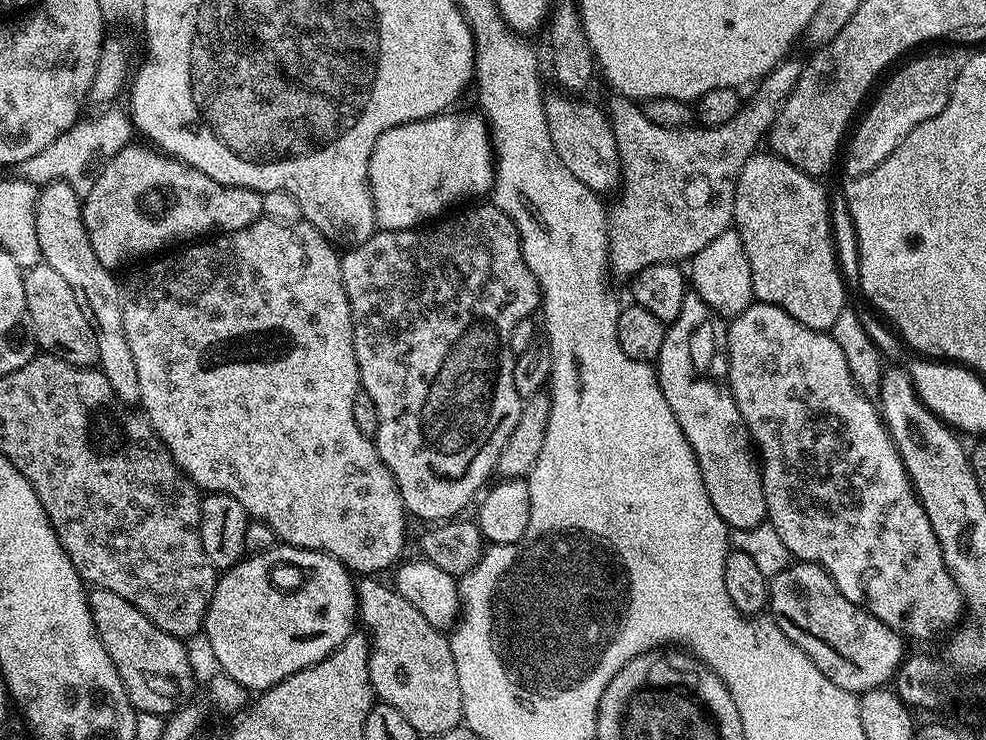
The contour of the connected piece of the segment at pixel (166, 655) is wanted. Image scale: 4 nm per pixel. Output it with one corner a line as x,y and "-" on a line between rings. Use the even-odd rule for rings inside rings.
92,588
88,592
88,609
106,654
122,678
122,686
137,712
149,712
163,717
176,712
188,699
192,688
192,664
188,661
185,641
162,630
142,610
130,606
126,598
110,594
110,590

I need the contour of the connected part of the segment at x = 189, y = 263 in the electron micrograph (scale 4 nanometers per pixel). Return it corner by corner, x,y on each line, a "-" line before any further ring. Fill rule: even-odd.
258,219
250,226
246,226
237,232
216,234
211,238
204,238
199,242
189,243
177,251
181,252
176,257
164,256
168,254
157,255
147,262
141,263
139,265
141,268
128,281
123,281
122,295
120,298
122,330
126,332
126,343
130,346
130,354
134,356
134,370
138,372
138,390
140,391
139,407
142,409
143,415
146,417
148,423
152,425
153,430
158,434
158,438
166,446
168,453
172,455
174,463
192,479
192,483
196,485
197,489
203,490
205,493
225,492
226,494
230,494
230,498
238,498
238,502
242,502
242,506
248,511
249,517
252,520
261,520
263,524
270,526
270,530
274,530
277,541
285,544
293,544
295,548
309,548
315,552
330,554
335,560
341,560
345,568
356,574
359,574
359,572
364,572
360,574
380,574
376,572
382,571
383,568
390,567
389,569
391,569
401,559
399,556
404,552
404,520
406,521
406,513
404,511
404,503
400,497
400,491
396,485
396,480
390,474
387,466
382,462
373,437
362,434
362,430
358,430
358,426
354,423
354,394
361,391
362,385
360,382
358,362
354,354
350,302
346,298
346,290
342,282
342,270
340,269
341,253
310,223
283,224
280,220
268,219

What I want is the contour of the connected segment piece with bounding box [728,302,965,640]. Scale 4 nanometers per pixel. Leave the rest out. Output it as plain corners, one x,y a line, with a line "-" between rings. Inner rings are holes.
753,302
742,314
731,317
728,324
728,388
732,392
734,402
738,406
738,414
742,414
744,424
748,428
755,451
758,453
760,476
764,480
764,497
768,507
767,523
772,524
782,538
782,543
792,558
806,564
819,564
830,574
834,586
850,602
866,609
872,616
877,616
886,626
905,638
913,636
916,640
932,640
935,636
951,633
961,623
960,608
965,607
960,587
954,582
946,562
942,558
942,550
938,538
934,534
934,526
930,526
930,518
920,505
920,497
912,487
912,479
904,468
902,458
898,454
896,444
888,435
888,430
880,419
877,405
872,404
867,395
860,391
850,374
850,366
846,366
846,354
838,342
828,332
819,332
813,328
802,326
786,310
773,304

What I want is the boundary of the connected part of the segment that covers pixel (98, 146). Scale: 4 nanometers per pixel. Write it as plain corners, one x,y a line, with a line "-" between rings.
100,110
87,120
81,118
67,128
46,150
26,158
18,165
19,175
28,180
33,186
53,184
55,180
64,180
74,190
78,197
86,197
96,181
96,174
107,164
108,159
118,150
122,150
133,139
134,125
129,113
108,112
112,110

